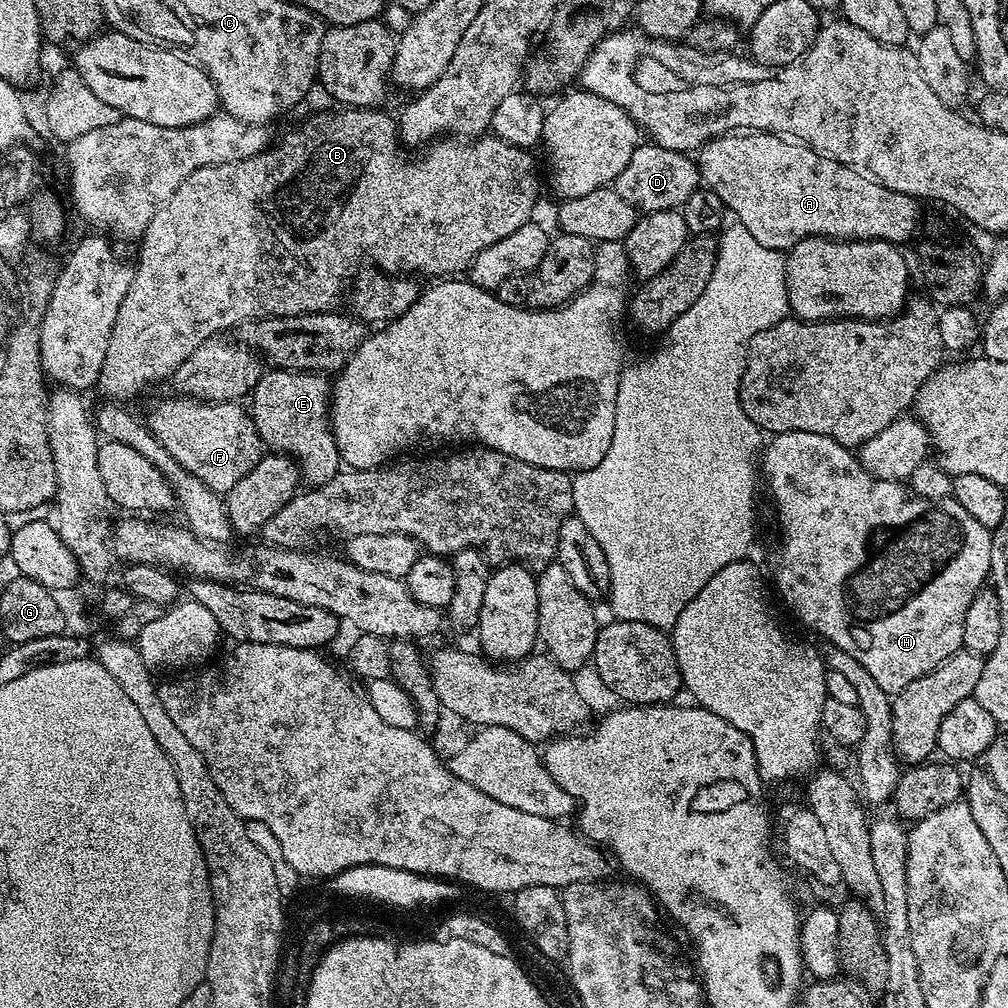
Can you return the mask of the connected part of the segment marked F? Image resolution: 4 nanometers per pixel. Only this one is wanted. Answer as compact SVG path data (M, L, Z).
M176 394L172 396L173 400L160 400L152 409L148 412L148 419L146 419L146 425L149 431L152 432L153 437L166 448L167 453L175 459L176 462L180 462L181 466L194 475L195 478L200 478L210 490L219 494L227 494L227 492L234 487L238 481L242 478L246 478L246 474L250 474L250 470L254 470L254 466L260 460L262 455L262 441L260 435L256 432L256 429L252 427L252 417L247 407L242 407L239 403L208 403L205 400L193 399L190 395Z

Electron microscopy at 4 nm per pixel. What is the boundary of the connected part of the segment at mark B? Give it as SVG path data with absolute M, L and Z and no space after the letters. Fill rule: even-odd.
M344 106L344 107L341 107L341 108L340 108L340 109L339 109L339 110L336 110L336 111L340 111L340 112L320 112L320 113L318 113L318 114L317 114L317 116L308 116L308 117L306 117L306 118L305 118L305 120L304 120L304 121L302 121L302 122L301 122L301 124L300 124L300 125L298 125L298 126L297 126L297 128L292 128L292 129L290 129L290 130L289 130L289 132L288 132L288 133L286 133L286 134L285 134L285 136L284 136L284 137L282 137L282 138L281 138L281 140L280 140L280 141L278 141L278 142L277 142L277 144L276 144L276 141L275 141L275 142L272 142L272 143L269 143L269 145L268 145L268 147L267 147L267 148L264 148L264 149L262 149L262 151L261 151L261 152L259 152L259 153L258 153L258 154L254 154L254 155L253 155L253 156L248 156L248 157L246 157L246 159L244 159L244 160L231 160L231 161L230 161L230 162L226 162L226 163L225 163L225 164L211 164L211 165L210 165L210 166L202 166L202 167L201 167L201 168L199 168L199 169L198 169L198 170L194 170L194 174L190 174L190 178L186 178L186 182L182 182L182 186L178 186L178 190L174 190L174 194L170 194L170 198L169 198L169 199L168 199L168 200L167 200L167 201L166 201L166 202L165 202L165 204L164 204L164 205L162 205L162 207L160 207L160 208L159 208L159 210L157 210L157 211L156 211L156 213L155 213L155 214L154 214L154 218L150 218L150 226L146 226L146 230L145 230L145 231L144 231L144 234L143 234L143 236L141 236L141 237L140 237L140 239L139 239L139 241L138 241L138 247L140 247L140 253L138 253L138 254L137 254L137 256L136 256L136 260L135 260L135 259L134 259L134 267L133 267L133 270L132 270L132 281L131 281L131 282L130 282L130 286L129 286L129 287L128 287L128 289L127 289L127 290L126 290L126 298L122 298L122 306L118 306L118 318L114 318L114 330L110 330L110 346L106 346L106 362L102 362L102 370L101 370L101 371L100 371L100 379L99 379L99 381L98 381L98 388L99 388L99 391L101 391L101 390L102 390L102 391L104 391L104 392L105 392L105 394L106 394L106 395L108 395L108 397L107 397L107 399L108 399L108 400L109 400L109 401L112 401L112 402L127 402L127 401L126 401L126 400L128 400L128 399L130 399L130 398L131 398L131 396L136 396L136 395L138 395L138 394L139 394L139 392L140 392L140 391L142 391L142 390L143 390L143 388L144 388L144 387L146 387L146 386L147 386L147 384L148 384L148 383L150 383L150 382L151 382L151 380L164 380L164 381L167 381L167 380L168 380L168 379L169 379L169 378L171 378L171 377L172 377L172 376L173 376L173 374L174 374L174 373L175 373L175 371L176 371L176 370L178 370L178 366L180 366L180 365L181 365L181 364L182 364L182 362L184 362L184 361L186 361L186 358L188 358L188 357L189 357L189 356L190 356L190 354L192 354L192 353L194 353L194 350L196 350L196 349L198 349L198 346L201 346L201 345L202 345L202 343L204 343L204 342L206 342L206 341L207 341L207 340L209 340L209 339L211 339L211 338L212 338L212 337L219 337L219 336L220 336L220 335L221 335L221 334L224 334L224 333L227 333L227 332L226 332L226 330L227 330L227 328L232 328L232 327L234 327L234 326L235 326L235 324L240 324L240 323L242 323L242 324L241 324L241 325L243 325L243 324L244 324L244 323L245 323L245 322L251 322L251 321L254 321L254 320L264 320L264 319L265 319L265 318L267 318L267 317L268 317L268 316L297 316L297 315L298 315L298 314L302 314L302 313L303 313L303 312L327 312L327 311L329 311L329 310L332 310L332 309L335 309L335 308L336 308L336 307L337 307L337 304L336 304L336 299L338 299L338 298L339 298L339 296L340 296L340 291L342 291L342 290L343 290L343 288L344 288L344 283L346 283L346 284L345 284L345 288L346 288L346 285L347 285L347 284L348 284L348 283L349 283L349 281L351 281L351 280L352 280L352 279L353 279L353 277L355 277L355 276L356 276L356 275L357 275L357 272L358 272L358 269L359 269L359 268L360 268L360 267L361 267L361 265L360 265L360 266L359 266L359 264L360 264L360 263L362 263L362 262L363 262L363 260L364 260L364 256L369 256L369 258L370 258L370 259L372 259L372 260L373 260L373 262L374 262L374 263L376 263L376 264L373 264L373 265L375 265L375 267L376 267L376 268L377 268L377 269L379 269L379 271L381 271L381 272L383 272L383 273L385 273L385 274L416 274L416 273L412 273L412 272L421 272L421 274L422 274L422 275L424 275L424 276L436 276L436 277L432 277L432 278L452 278L452 277L455 277L455 276L456 276L456 275L457 275L457 274L460 274L460 273L463 273L463 272L460 272L460 271L462 271L462 270L463 270L463 268L464 268L464 271L465 271L465 269L467 269L467 268L468 268L468 267L469 267L469 265L471 265L471 262L472 262L472 260L473 260L473 259L474 259L474 257L475 257L475 256L476 256L476 255L477 255L477 254L479 254L479 252L480 252L480 251L482 251L482 250L483 250L483 248L485 248L485 247L486 247L486 246L494 246L494 242L498 242L498 238L506 238L506 234L514 234L514 230L518 230L518 226L522 226L522 225L523 225L523 224L527 224L527 223L529 223L529 221L531 221L531 220L532 220L532 219L533 219L533 216L532 216L532 211L534 211L534 210L535 210L535 208L536 208L536 199L538 199L538 198L539 198L539 196L540 196L540 178L541 178L541 182L542 182L542 176L541 176L541 173L540 173L540 176L539 176L539 174L538 174L538 173L536 173L536 160L535 160L535 158L534 158L534 157L532 157L532 155L533 155L533 153L532 153L532 152L531 152L531 151L529 151L529 149L526 149L526 148L519 148L519 147L518 147L518 146L510 146L510 142L502 142L502 138L498 138L498 137L497 137L497 136L493 136L493 135L491 135L491 134L485 134L485 135L483 135L483 136L481 136L481 137L479 137L479 138L440 138L440 139L437 139L437 140L436 140L436 141L435 141L435 142L432 142L432 143L429 143L429 144L428 144L428 145L427 145L427 147L425 147L425 148L424 148L424 149L423 149L423 151L421 151L421 152L424 152L424 151L425 151L425 152L424 152L424 153L422 153L422 154L421 154L421 156L420 156L420 157L418 157L418 158L417 158L417 160L411 160L411 158L410 158L410 157L408 157L408 156L407 156L407 154L406 154L406 153L404 153L404 152L403 152L403 150L404 150L404 151L405 151L405 149L404 149L404 148L403 148L403 147L402 147L402 141L401 141L401 139L400 139L400 137L399 137L399 135L398 135L398 124L397 124L397 121L396 121L396 120L395 120L395 119L393 119L393 117L392 117L392 120L391 120L391 118L390 118L390 117L388 117L388 116L387 116L387 114L386 114L386 113L384 113L384 112L379 112L379 111L380 111L380 110L381 110L381 109L380 109L380 108L379 108L379 107L376 107L376 106L373 106L373 107L371 107L371 108L353 108L353 107L351 107L351 106Z

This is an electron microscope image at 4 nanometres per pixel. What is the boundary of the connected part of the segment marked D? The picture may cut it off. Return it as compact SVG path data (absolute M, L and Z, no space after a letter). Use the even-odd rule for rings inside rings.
M644 142L634 150L622 174L618 174L614 187L618 194L622 194L622 198L626 198L626 202L630 202L641 213L646 213L683 209L686 198L694 194L700 183L698 164L691 155Z

